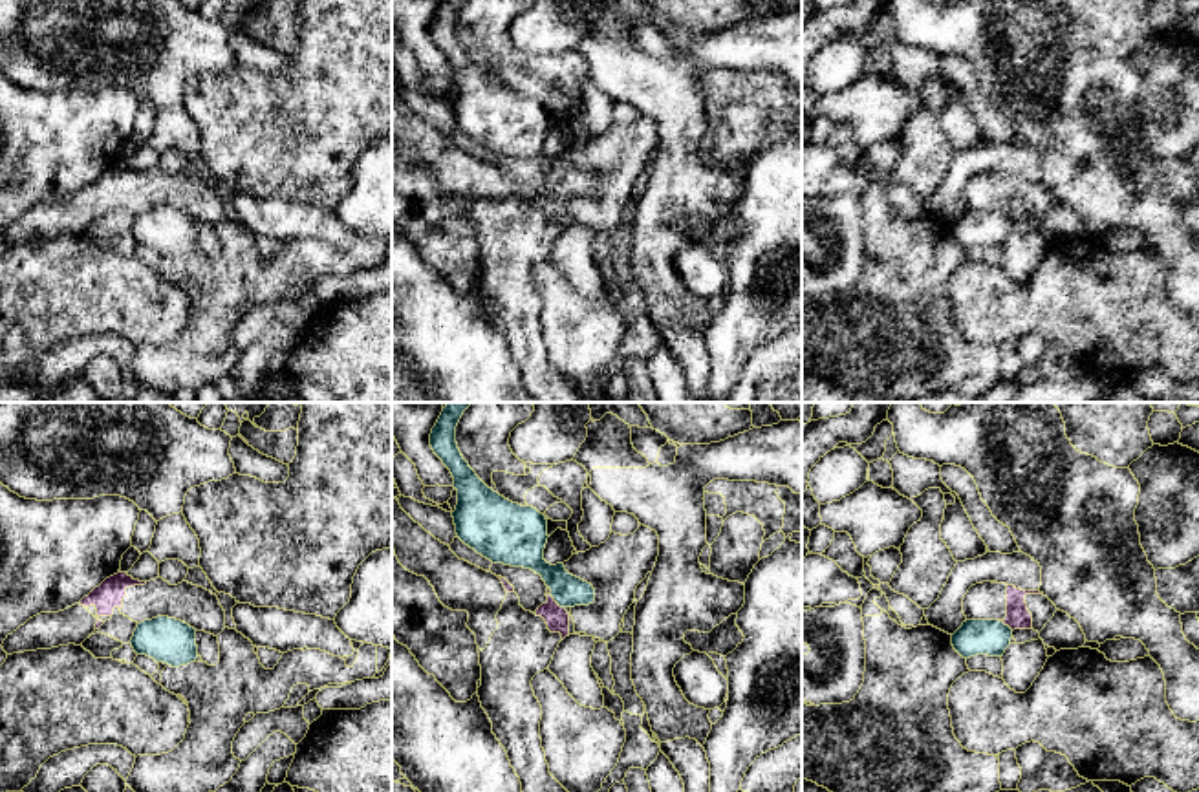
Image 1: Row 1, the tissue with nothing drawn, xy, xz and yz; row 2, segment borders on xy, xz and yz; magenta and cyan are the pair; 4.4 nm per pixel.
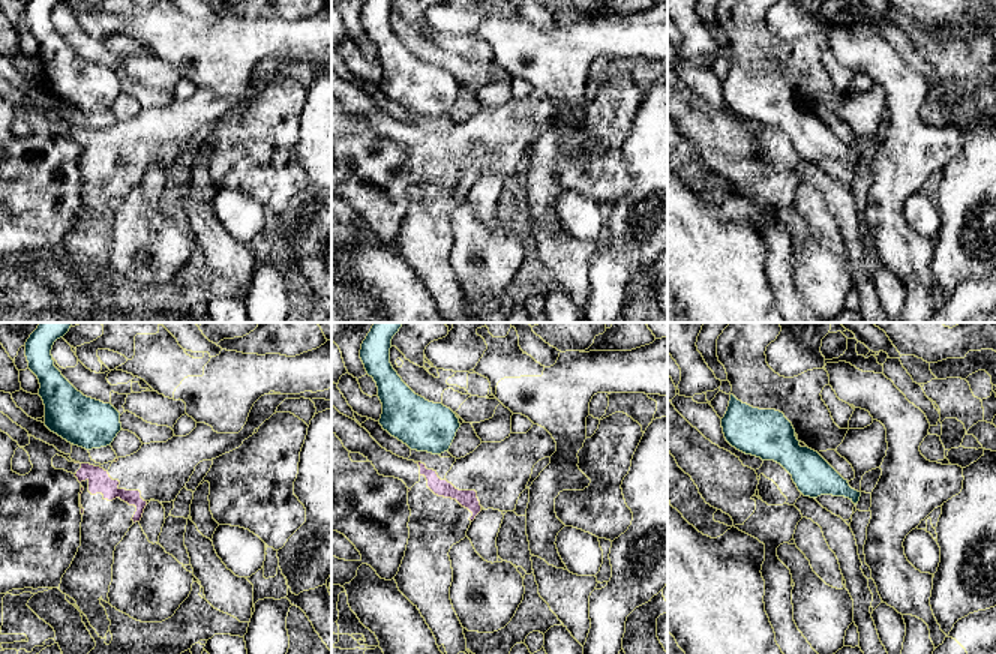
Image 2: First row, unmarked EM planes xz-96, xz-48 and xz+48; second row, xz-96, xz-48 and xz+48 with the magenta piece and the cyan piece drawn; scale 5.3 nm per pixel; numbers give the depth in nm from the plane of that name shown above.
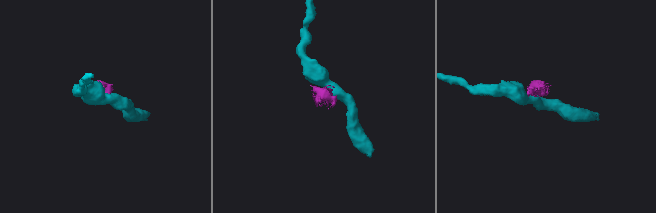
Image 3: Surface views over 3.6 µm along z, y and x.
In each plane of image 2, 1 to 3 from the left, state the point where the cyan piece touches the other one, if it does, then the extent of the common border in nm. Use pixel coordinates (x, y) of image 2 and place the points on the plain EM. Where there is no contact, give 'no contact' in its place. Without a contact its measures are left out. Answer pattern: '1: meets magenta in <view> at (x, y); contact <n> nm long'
1: no contact
2: no contact
3: no contact

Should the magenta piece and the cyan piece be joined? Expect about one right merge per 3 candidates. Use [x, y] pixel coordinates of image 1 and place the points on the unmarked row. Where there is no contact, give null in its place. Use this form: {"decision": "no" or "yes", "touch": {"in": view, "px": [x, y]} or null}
{"decision": "no", "touch": {"in": "xz", "px": [555, 192]}}

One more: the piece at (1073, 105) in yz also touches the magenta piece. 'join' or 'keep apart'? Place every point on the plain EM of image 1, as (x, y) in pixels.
keep apart

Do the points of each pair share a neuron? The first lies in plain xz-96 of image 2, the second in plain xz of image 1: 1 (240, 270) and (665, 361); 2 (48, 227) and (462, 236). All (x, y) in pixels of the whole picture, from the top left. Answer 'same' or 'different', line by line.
1: different
2: same

